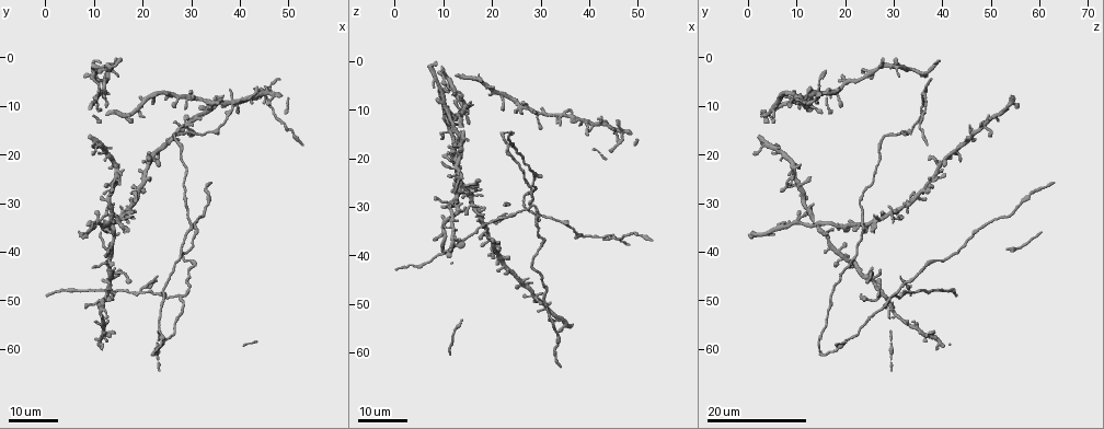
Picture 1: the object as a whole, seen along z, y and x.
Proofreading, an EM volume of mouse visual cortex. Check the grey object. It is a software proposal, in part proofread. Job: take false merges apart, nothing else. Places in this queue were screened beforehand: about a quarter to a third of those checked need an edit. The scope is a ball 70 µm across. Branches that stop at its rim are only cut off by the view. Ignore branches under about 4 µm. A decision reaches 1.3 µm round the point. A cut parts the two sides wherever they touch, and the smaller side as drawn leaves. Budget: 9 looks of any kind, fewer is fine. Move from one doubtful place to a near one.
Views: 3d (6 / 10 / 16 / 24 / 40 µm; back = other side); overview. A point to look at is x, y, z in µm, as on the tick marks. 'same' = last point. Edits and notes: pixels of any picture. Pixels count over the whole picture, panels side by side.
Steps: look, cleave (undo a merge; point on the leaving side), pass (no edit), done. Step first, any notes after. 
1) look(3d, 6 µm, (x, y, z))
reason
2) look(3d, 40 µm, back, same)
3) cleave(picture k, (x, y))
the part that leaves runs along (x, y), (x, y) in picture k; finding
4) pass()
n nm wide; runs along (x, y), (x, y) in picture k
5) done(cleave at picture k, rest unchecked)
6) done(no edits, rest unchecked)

look(3d, 16 µm, (13.0, 49.0, 27.0))
three-way junction

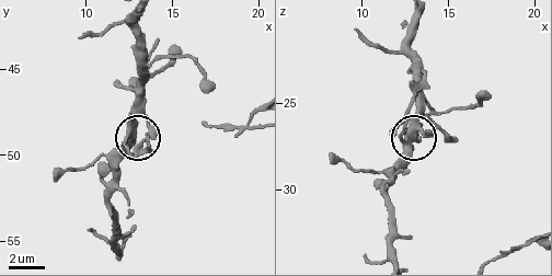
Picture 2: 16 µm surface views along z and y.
look(3d, 6 µm, (12.4, 48.8, 27.3))
zoom in

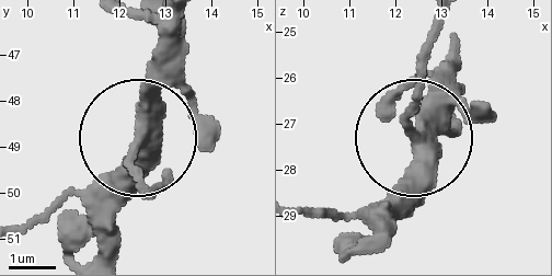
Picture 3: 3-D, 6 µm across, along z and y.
pass()
side arm 6 µm; 3 arms; all the same neuron

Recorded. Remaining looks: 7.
look(3d, 16 µm, (13.5, 32.0, 12.5))
four arms meet

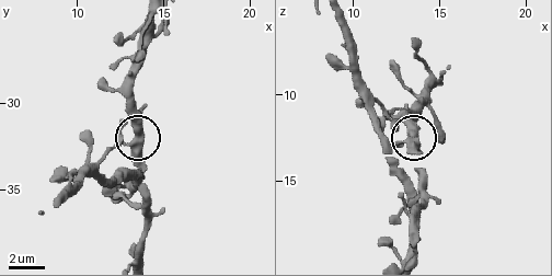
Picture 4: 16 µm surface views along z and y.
look(3d, 6 µm, (13.3, 32.3, 12.9))

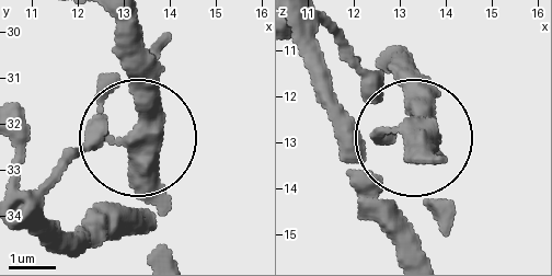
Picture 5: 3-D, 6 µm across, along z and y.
pass()
420 nm wide; one neuron here

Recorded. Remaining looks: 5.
look(3d, 16 µm, (27.5, 49.0, 30.0))
arms part here

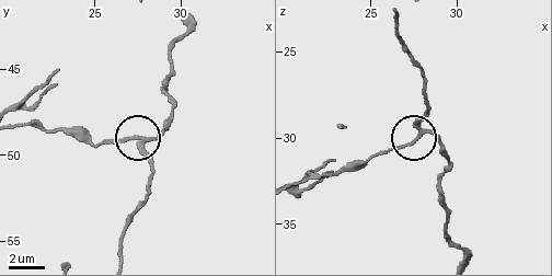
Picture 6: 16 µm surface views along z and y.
look(3d, 6 µm, (28.1, 49.1, 29.5))
closer look

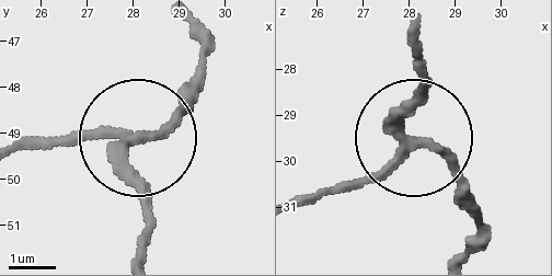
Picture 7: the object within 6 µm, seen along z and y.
look(3d, 6 µm, back, (28.10, 49.10, 29.60))
other side

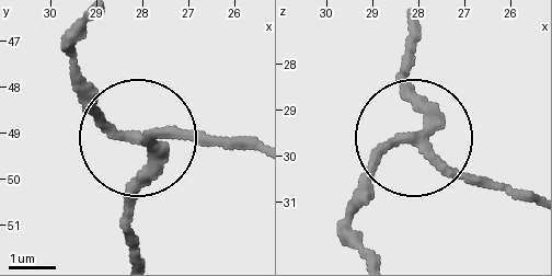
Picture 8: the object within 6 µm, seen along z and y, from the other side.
pass()
runs along (528, 200), (399, 146), (344, 220) in picture 8; one neuron here

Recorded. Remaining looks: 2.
look(3d, 24 µm, (45.0, 8.0, 36.5))

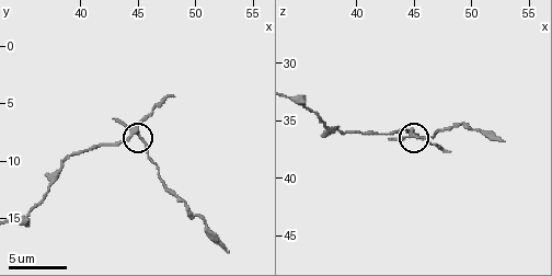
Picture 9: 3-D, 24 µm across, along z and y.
look(3d, 10 µm, (45.0, 7.6, 36.2))

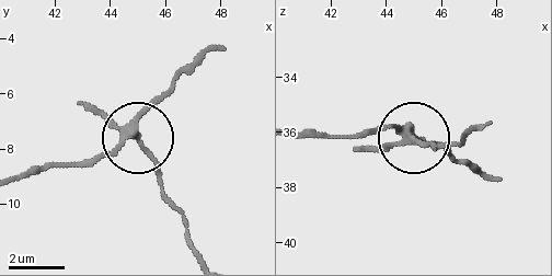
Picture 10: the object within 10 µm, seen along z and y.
cleave(picture 10, (159, 167))
the part that leaves runs along (131, 135), (196, 253) in picture 10; a second neuron is stuck on

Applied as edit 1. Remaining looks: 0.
done(cleave at picture 10, rest unchecked)

